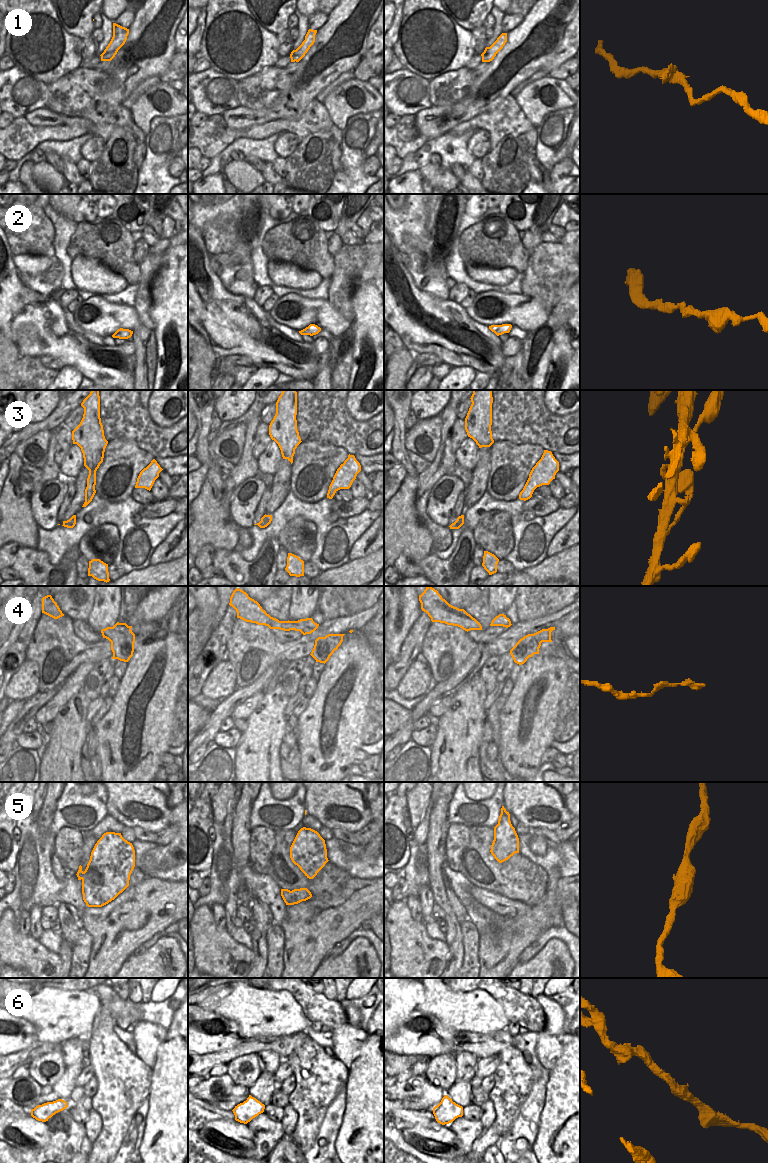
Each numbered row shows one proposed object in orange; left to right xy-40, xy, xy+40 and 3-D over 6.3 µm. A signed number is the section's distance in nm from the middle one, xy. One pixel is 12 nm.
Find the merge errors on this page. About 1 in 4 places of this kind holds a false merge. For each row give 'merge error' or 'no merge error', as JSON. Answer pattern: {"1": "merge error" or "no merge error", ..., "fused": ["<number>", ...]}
{"1": "no merge error", "2": "no merge error", "3": "no merge error", "4": "no merge error", "5": "no merge error", "6": "no merge error", "fused": []}

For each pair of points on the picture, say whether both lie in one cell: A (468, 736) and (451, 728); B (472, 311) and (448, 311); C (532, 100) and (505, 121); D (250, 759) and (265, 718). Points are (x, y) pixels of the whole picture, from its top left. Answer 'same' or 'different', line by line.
A: same
B: different
C: different
D: same

